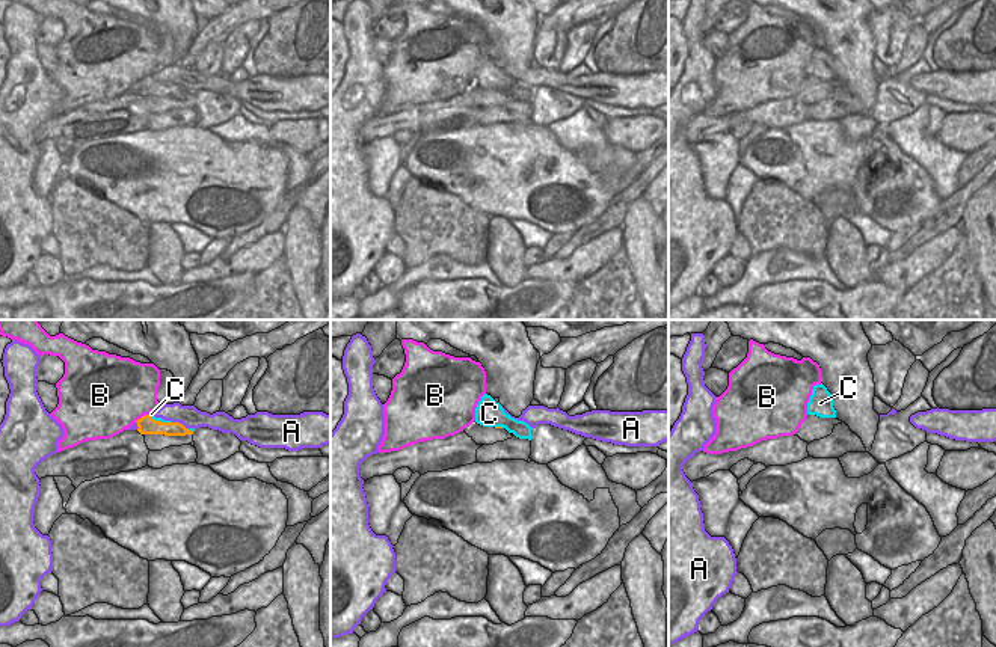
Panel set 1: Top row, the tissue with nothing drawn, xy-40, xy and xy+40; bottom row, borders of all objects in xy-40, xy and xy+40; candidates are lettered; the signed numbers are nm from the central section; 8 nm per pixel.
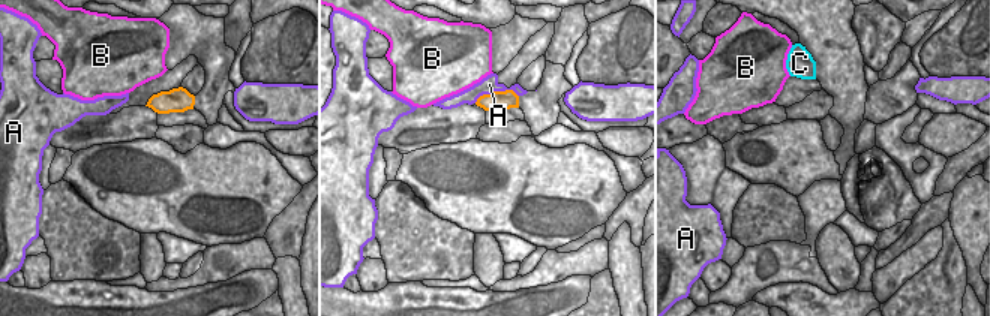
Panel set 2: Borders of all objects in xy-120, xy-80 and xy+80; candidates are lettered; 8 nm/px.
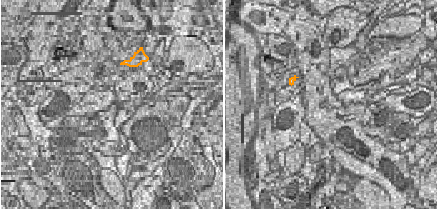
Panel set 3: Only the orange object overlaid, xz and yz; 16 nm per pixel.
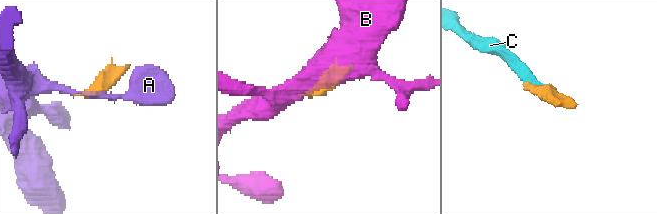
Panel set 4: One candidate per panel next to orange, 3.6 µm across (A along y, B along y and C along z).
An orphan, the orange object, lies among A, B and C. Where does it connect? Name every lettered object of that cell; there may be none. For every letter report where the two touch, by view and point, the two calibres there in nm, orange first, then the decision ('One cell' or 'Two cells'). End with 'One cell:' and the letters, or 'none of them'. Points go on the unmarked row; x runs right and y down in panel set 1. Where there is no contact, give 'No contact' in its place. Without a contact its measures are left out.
A: Touches orange at xy-40 (178, 85). Thickness 140 nm (orange) against 170 nm. Two cells
B: Touches orange at xy-40 (142, 79). Thickness 140 nm (orange) against 500 nm. Two cells
C: Touches orange at xy-40 (159, 83). Thickness 140 nm (orange) against 30 nm. One cell
One cell: C.

